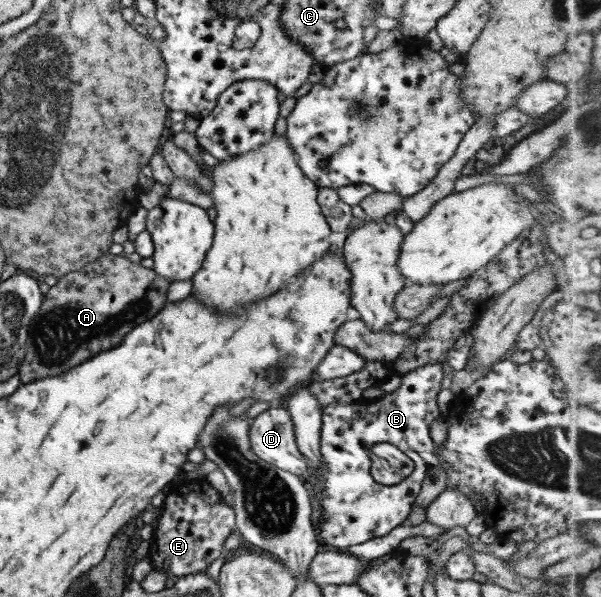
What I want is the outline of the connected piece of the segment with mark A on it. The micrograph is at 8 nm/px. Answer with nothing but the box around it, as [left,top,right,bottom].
[17,253,169,384]

